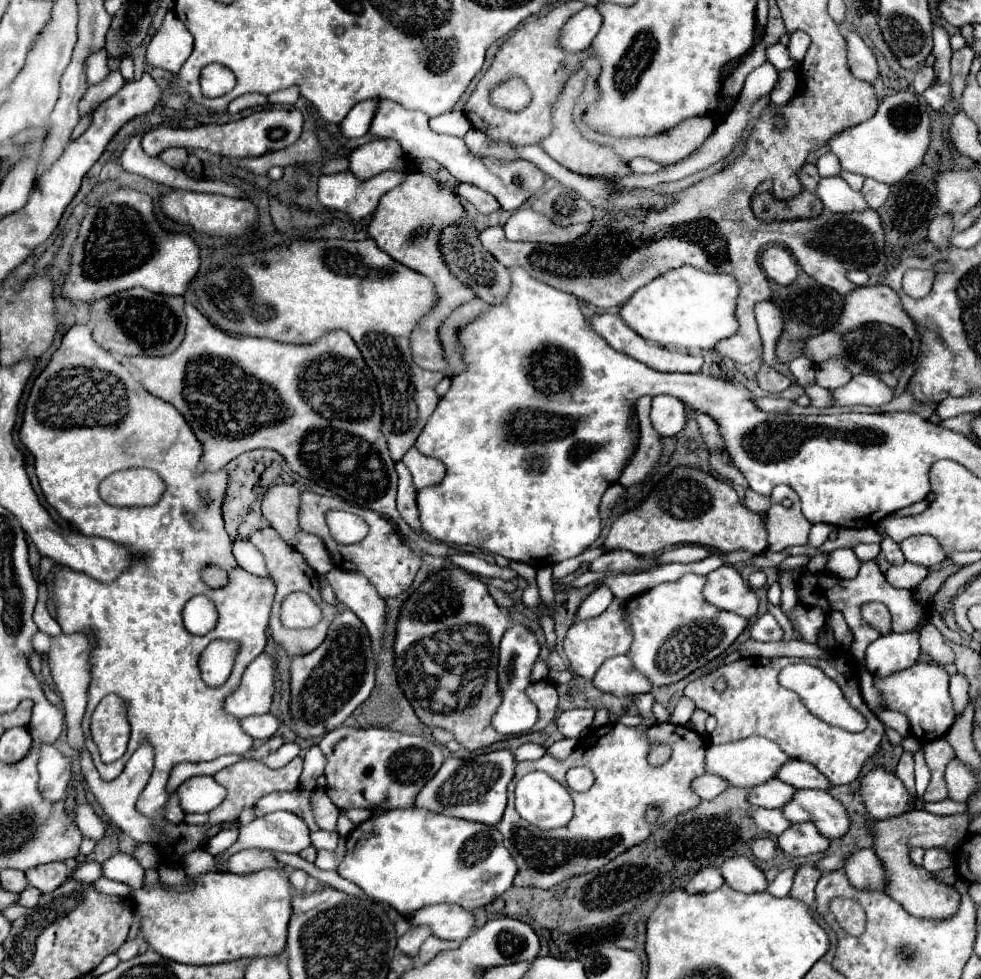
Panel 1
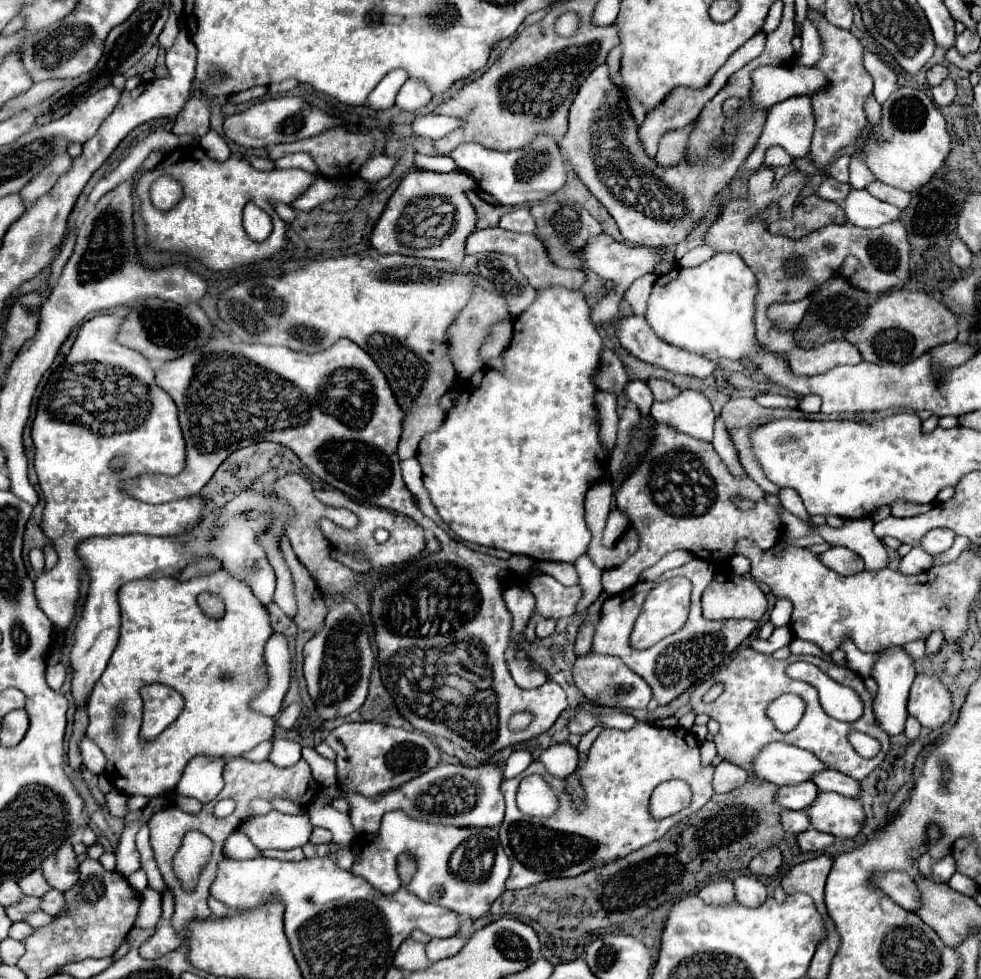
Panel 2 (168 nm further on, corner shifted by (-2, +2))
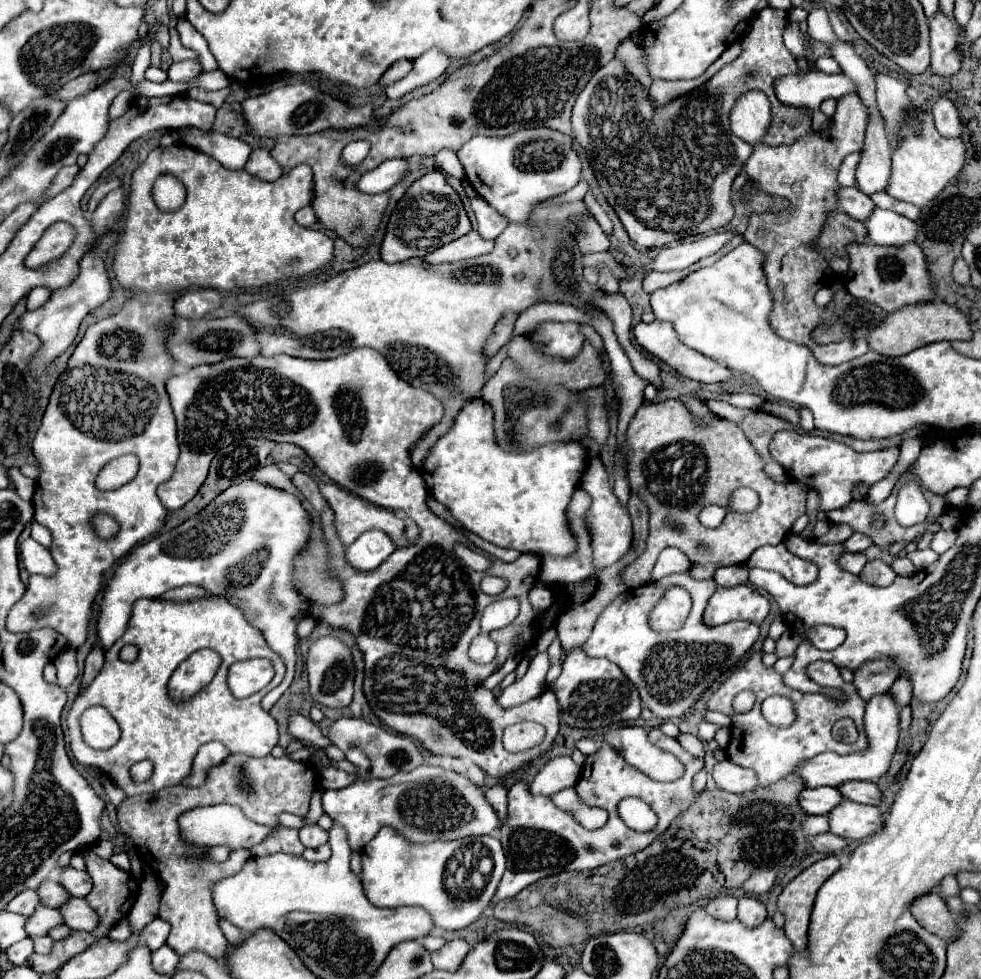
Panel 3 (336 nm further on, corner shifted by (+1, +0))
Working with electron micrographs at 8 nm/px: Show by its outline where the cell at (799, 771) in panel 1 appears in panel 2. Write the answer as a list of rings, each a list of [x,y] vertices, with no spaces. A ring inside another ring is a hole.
[[[823,770],[813,778],[813,782],[819,786],[821,792],[837,792],[841,796],[851,796],[851,798],[859,798],[861,794],[861,782],[837,770]]]

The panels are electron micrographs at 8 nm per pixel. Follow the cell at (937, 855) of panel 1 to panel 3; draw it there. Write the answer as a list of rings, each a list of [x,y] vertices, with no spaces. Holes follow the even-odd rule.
[[[946,876],[942,882],[940,882],[940,896],[958,896],[960,892],[960,886],[956,882],[954,876]]]

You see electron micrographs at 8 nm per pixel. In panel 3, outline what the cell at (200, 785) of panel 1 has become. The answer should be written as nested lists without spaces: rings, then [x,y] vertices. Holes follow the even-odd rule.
[[[212,742],[212,744],[206,744],[206,746],[200,746],[196,758],[194,758],[194,764],[192,764],[192,772],[188,778],[184,778],[184,786],[192,786],[192,788],[198,788],[200,784],[206,782],[206,774],[212,766],[216,764],[222,764],[222,760],[228,756],[228,748],[220,742]]]

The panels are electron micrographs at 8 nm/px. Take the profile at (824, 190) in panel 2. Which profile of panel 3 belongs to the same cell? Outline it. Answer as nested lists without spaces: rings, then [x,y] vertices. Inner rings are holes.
[[[856,186],[838,188],[836,194],[838,194],[838,210],[858,220],[866,220],[866,216],[870,216],[870,212],[874,210],[874,202]]]

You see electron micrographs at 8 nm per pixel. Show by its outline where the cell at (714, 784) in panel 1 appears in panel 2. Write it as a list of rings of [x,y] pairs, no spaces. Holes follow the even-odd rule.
[[[721,762],[719,766],[715,766],[715,776],[713,776],[713,790],[717,794],[721,792],[729,792],[735,790],[737,786],[743,786],[747,782],[747,774],[743,768],[729,764],[729,762]]]

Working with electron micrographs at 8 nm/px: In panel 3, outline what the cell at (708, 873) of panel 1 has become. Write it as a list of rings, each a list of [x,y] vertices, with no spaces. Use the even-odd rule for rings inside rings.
[[[720,894],[706,904],[706,912],[718,920],[734,920],[736,918],[736,896]]]

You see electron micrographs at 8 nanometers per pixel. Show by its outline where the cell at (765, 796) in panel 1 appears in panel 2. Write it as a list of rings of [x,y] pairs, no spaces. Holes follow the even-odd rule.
[[[803,782],[797,786],[781,786],[777,792],[777,802],[789,810],[805,810],[817,800],[819,788],[813,782]]]

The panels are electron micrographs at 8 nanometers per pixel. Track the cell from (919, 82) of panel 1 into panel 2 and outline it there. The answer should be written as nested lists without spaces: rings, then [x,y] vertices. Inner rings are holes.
[[[933,66],[933,68],[929,68],[929,72],[927,72],[927,82],[929,82],[931,86],[937,86],[937,84],[941,84],[947,76],[949,76],[949,70],[947,70],[945,66]]]

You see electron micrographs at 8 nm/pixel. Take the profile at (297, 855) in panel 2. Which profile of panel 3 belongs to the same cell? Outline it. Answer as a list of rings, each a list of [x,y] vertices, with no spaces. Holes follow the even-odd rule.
[[[278,828],[274,832],[274,836],[268,836],[262,844],[250,848],[250,852],[254,856],[268,856],[268,854],[276,854],[276,852],[284,852],[284,854],[292,854],[292,856],[302,856],[304,846],[298,840],[298,830],[292,828]]]

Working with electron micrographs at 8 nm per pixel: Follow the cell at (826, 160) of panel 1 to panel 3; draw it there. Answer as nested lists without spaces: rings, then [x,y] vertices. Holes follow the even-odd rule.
[[[850,154],[844,158],[840,170],[838,170],[838,184],[842,186],[854,186],[854,170],[858,164],[858,154]]]

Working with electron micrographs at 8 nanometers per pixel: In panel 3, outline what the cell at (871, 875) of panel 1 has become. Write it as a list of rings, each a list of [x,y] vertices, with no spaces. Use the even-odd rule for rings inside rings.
[[[930,892],[930,894],[916,898],[910,904],[910,912],[928,932],[932,932],[940,938],[950,940],[952,936],[958,934],[958,924],[950,916],[946,902],[936,892]]]

